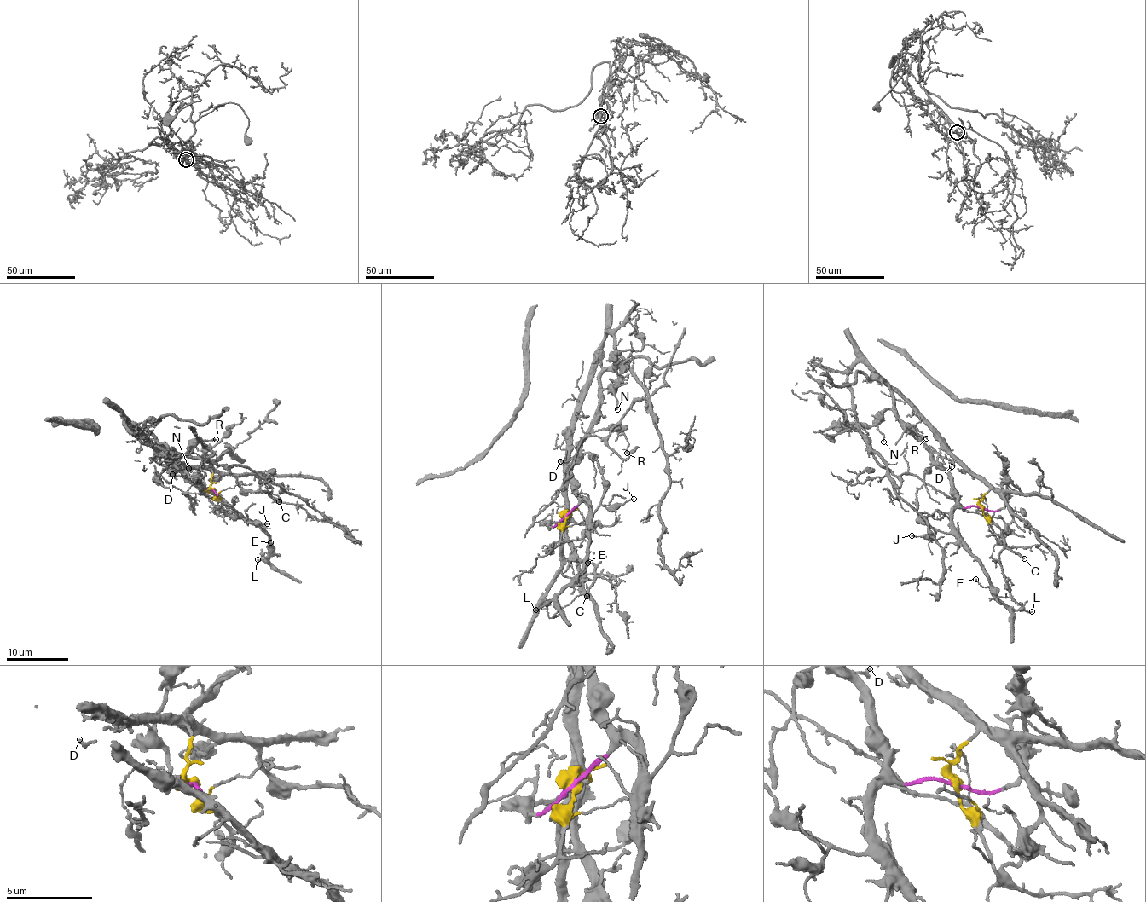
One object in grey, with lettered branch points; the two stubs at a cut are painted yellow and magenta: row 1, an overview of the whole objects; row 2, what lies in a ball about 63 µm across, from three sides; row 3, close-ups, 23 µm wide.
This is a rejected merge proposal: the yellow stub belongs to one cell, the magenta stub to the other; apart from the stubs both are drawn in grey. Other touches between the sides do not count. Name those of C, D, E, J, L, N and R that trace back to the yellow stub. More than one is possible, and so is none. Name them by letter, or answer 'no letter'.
C

